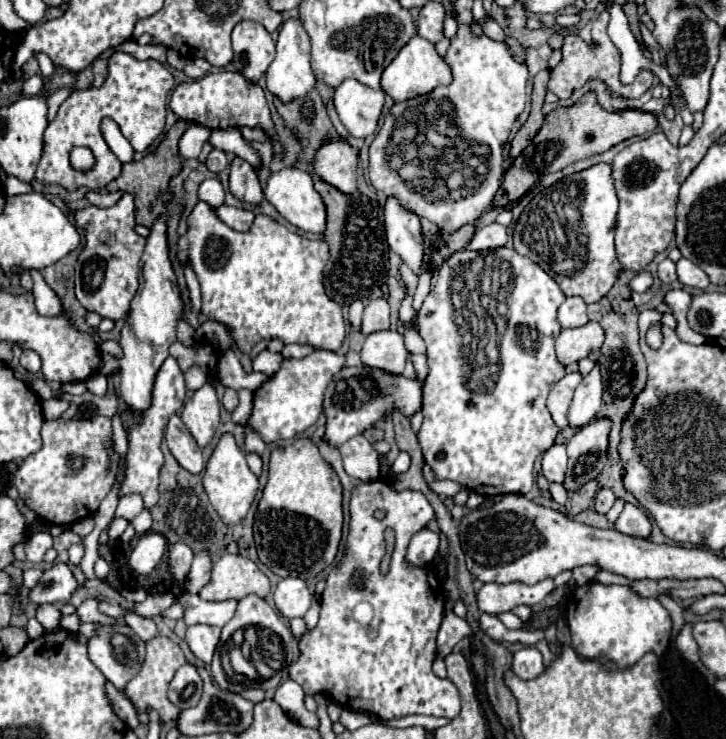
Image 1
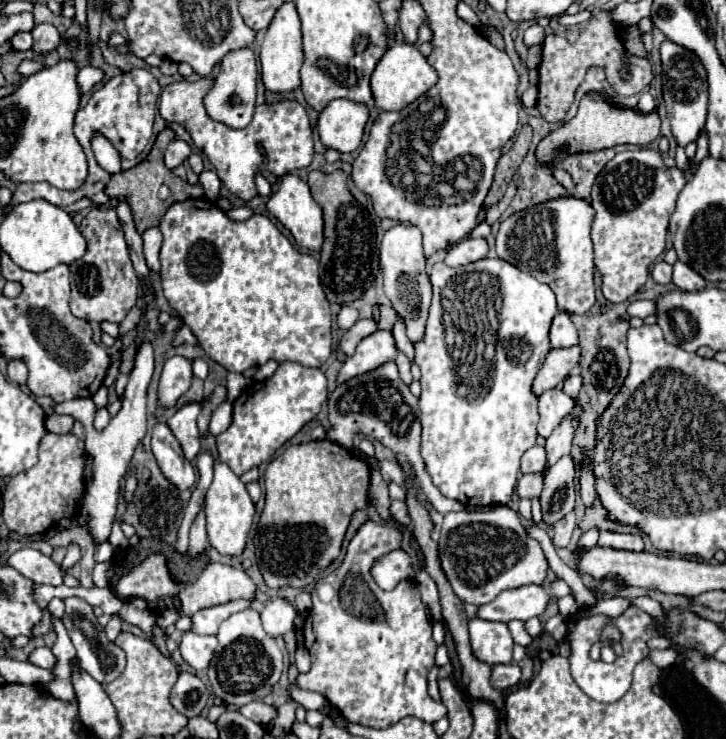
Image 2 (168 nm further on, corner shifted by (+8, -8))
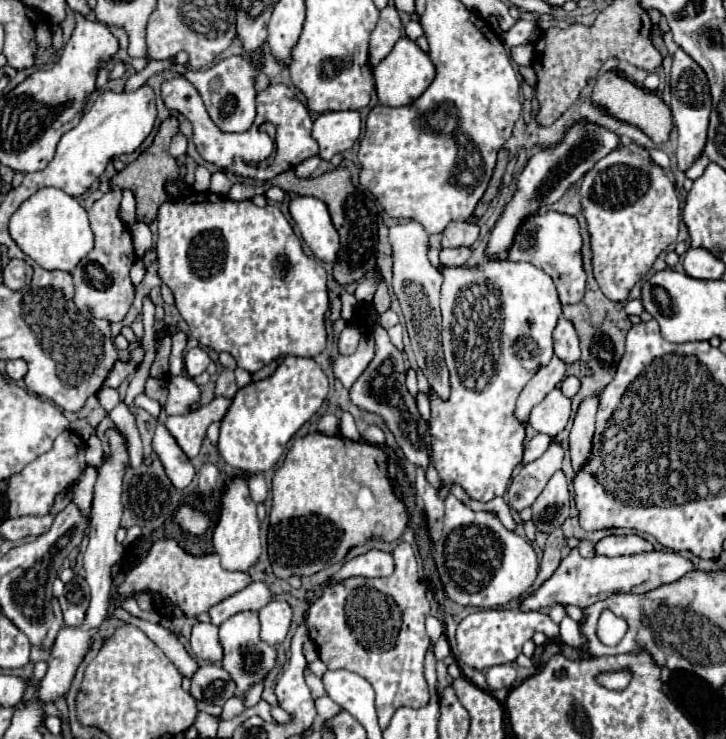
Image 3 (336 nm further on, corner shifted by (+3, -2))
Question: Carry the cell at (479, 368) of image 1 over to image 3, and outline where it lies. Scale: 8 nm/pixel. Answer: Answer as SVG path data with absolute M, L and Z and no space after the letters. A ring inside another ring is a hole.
M434 248L428 258L444 276L442 346L450 370L450 398L442 400L430 390L432 464L442 482L460 484L470 498L488 502L506 494L512 472L522 462L526 426L516 418L514 406L522 388L554 354L552 330L562 304L552 278L532 264L490 260L472 268L448 268L438 262Z

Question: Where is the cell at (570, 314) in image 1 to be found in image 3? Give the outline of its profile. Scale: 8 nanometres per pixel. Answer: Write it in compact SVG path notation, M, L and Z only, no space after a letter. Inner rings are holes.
M560 318L554 330L554 354L566 364L580 360L580 340L574 330L574 324L566 318Z

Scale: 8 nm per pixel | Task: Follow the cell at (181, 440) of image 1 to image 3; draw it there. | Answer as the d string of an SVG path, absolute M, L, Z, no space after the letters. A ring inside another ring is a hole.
M158 422L156 426L152 448L158 454L160 462L164 464L164 470L172 484L176 488L186 488L194 478L194 466L190 458L184 454L184 450L178 446L174 436L166 430L164 422Z

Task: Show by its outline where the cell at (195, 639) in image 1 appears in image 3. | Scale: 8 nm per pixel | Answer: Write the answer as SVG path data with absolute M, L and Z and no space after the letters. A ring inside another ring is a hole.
M194 624L190 636L190 650L200 662L220 662L222 646L218 640L218 628L212 624Z

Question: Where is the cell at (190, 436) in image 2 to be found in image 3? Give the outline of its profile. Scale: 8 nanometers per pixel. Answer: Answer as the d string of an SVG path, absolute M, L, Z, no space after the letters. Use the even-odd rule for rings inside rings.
M218 396L208 406L198 406L198 410L190 410L186 414L168 416L166 428L176 438L178 446L190 458L194 458L200 452L202 440L206 436L206 428L214 420L222 420L226 410L228 410L228 406L230 406L230 402L226 398L222 398L222 396Z

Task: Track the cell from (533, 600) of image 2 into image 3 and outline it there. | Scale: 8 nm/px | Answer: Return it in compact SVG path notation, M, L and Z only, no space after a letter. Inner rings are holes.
M574 548L560 562L556 572L546 582L542 582L538 590L534 590L522 600L520 610L522 612L542 610L554 604L574 604L586 608L602 598L608 598L610 594L646 594L664 584L676 582L690 570L692 570L692 562L674 552L646 552L646 554L618 556L618 558L606 558L606 556L582 558Z

